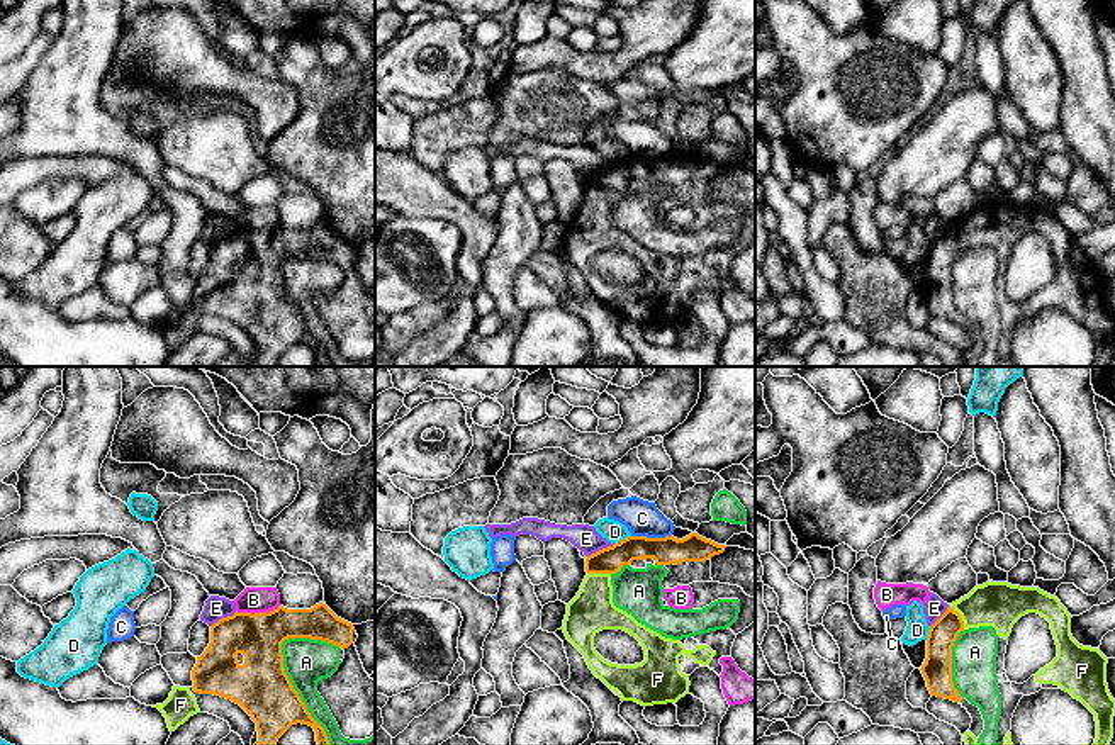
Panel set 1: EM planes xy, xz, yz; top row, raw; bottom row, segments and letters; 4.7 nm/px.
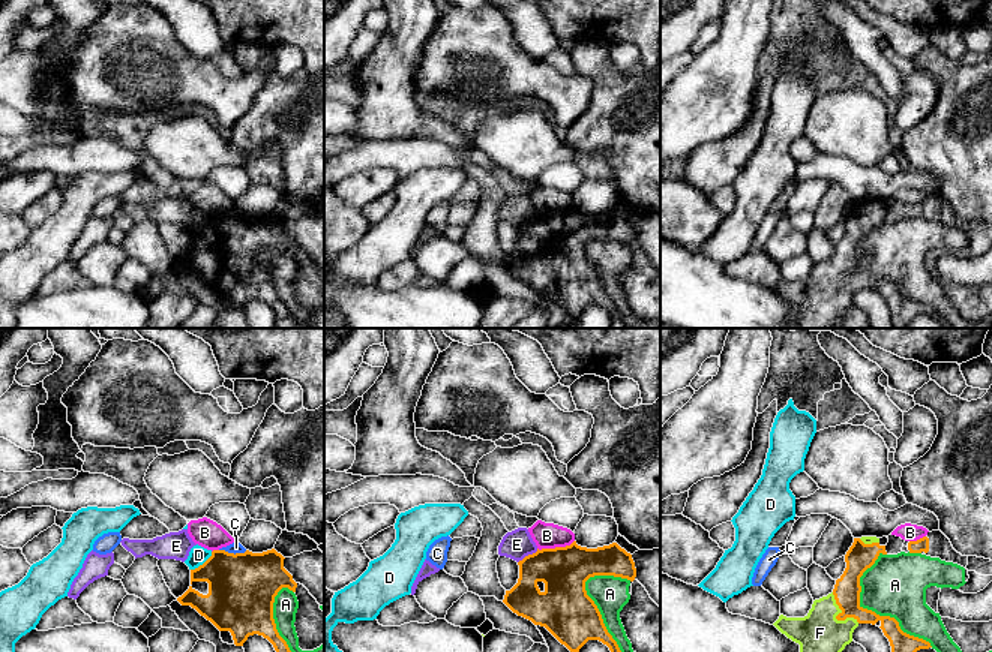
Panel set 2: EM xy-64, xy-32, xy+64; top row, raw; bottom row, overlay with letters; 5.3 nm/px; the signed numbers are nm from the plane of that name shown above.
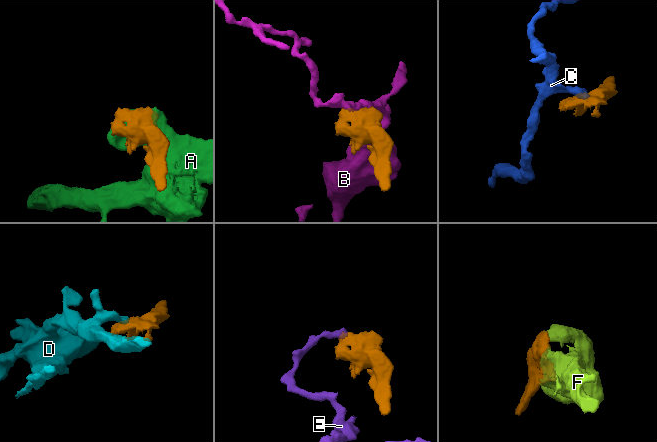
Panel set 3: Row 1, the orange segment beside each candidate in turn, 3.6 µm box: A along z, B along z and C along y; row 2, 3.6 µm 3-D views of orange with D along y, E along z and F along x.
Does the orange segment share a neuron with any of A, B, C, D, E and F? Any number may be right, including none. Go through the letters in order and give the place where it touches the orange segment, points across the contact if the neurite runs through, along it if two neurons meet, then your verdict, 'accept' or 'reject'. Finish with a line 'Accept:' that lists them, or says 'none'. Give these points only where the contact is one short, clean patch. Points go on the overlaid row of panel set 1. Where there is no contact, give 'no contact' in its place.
A: contact xy (296, 691); reject
B: contact xy (257, 613); border xy (279, 604), (268, 611), (236, 611); reject
C: contact xz (650, 538); border xz (671, 533), (664, 537), (632, 537); reject
D: contact xz (621, 540); border xz (630, 535), (615, 543); reject
E: contact xz (603, 548); border xz (615, 543), (588, 557); reject
F: contact yz (959, 616); accept
Accept: F

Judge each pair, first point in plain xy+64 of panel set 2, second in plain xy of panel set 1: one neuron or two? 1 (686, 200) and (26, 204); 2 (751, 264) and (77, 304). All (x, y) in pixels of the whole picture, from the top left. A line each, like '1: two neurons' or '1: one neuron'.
1: two neurons
2: one neuron

